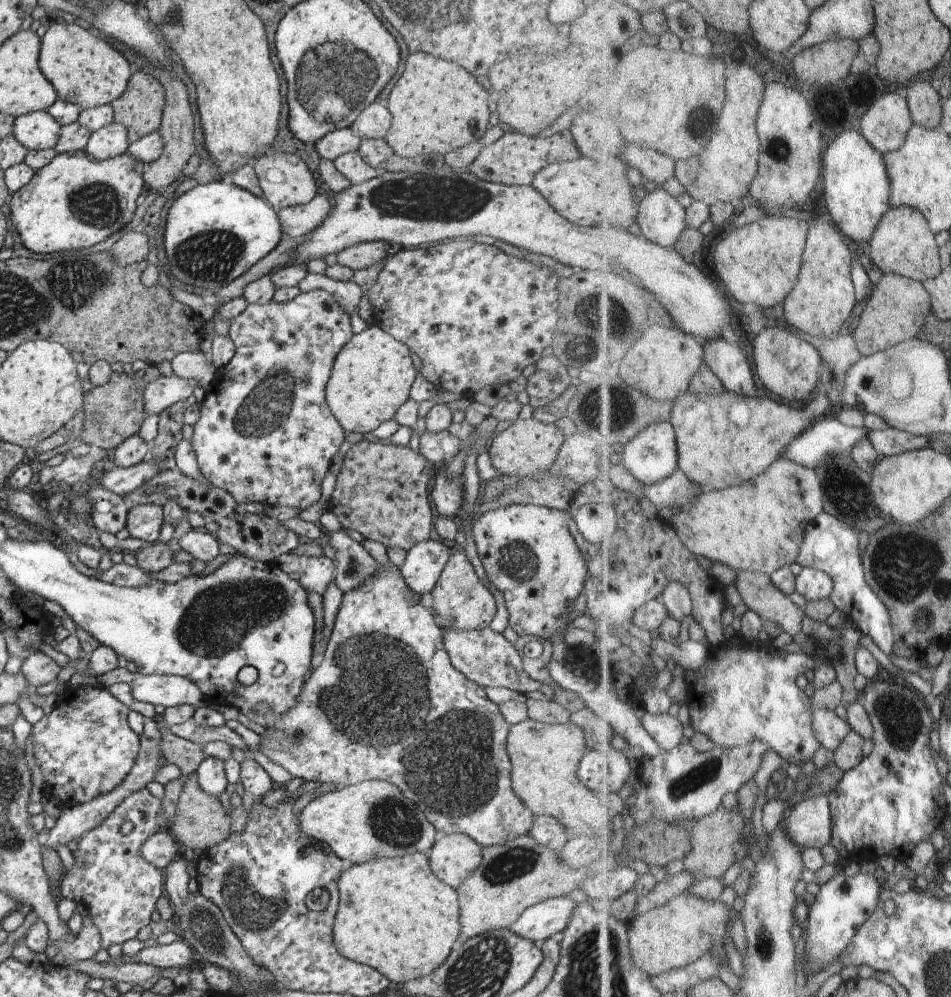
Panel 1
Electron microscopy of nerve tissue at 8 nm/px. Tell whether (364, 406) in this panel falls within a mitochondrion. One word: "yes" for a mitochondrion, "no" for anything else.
no

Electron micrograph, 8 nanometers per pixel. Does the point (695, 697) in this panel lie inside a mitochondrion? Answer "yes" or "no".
no

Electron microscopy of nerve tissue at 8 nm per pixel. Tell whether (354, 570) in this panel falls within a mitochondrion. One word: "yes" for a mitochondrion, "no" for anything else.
yes

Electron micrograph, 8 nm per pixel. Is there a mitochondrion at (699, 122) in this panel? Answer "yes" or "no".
yes

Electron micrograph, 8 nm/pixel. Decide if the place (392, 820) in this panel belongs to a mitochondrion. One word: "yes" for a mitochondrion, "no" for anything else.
yes

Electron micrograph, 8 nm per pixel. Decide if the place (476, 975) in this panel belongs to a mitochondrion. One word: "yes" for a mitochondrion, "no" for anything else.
yes

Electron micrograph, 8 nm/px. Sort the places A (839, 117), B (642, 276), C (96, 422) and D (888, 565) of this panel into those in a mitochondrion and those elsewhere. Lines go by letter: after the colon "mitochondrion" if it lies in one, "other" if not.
A: other
B: other
C: mitochondrion
D: mitochondrion

